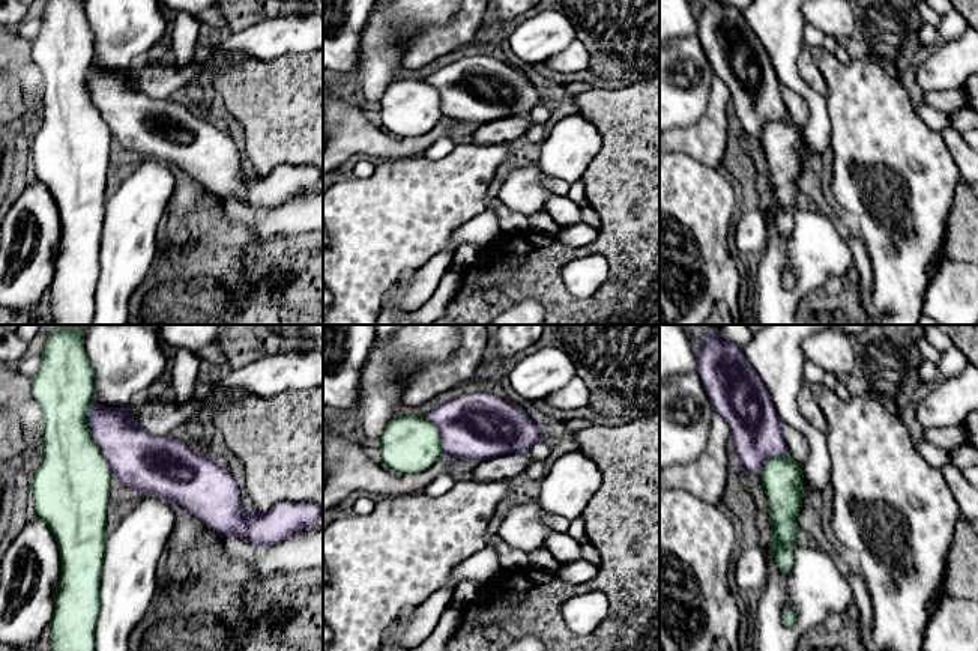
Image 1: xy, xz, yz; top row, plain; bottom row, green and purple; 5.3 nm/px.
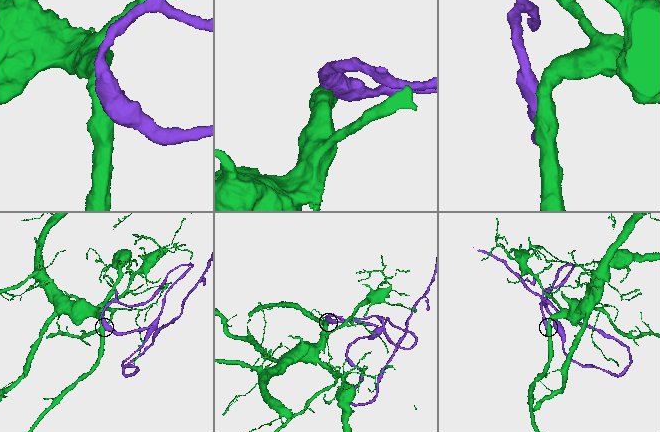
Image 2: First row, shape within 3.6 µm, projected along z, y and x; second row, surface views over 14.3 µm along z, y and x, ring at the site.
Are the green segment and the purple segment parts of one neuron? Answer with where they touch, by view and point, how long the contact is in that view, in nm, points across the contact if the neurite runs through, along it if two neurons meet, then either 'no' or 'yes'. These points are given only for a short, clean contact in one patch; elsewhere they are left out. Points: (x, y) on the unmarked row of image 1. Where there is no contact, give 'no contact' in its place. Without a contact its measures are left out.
meets green in xy at (90, 99); contact 420 nm long; no

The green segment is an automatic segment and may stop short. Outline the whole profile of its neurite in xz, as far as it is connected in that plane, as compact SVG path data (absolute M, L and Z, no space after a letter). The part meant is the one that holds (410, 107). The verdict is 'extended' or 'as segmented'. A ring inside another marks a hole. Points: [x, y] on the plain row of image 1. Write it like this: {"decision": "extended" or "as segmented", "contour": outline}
{"decision": "as segmented", "contour": "M407 78L392 81L380 101L382 128L397 138L428 134L440 120L440 95L425 80Z"}

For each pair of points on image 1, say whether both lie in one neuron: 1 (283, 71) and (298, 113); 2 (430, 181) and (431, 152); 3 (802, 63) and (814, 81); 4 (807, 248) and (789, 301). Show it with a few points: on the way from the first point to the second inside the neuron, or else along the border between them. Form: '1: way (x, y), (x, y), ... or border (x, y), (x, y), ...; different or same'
1: way (283, 81), (283, 96), (289, 102); same
2: border (455, 145), (440, 158), (428, 160), (422, 157); different
3: way (807, 68), (813, 77); same
4: way (807, 262), (807, 280), (801, 287); same

